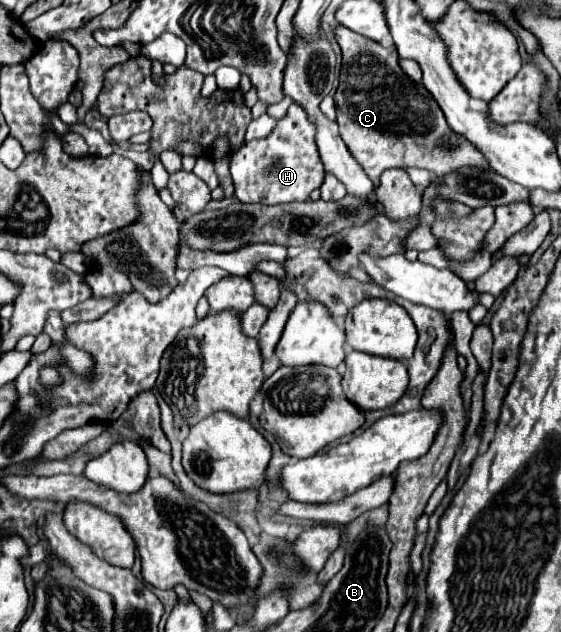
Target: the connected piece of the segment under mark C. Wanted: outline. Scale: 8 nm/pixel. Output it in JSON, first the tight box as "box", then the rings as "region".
{"box":[334,25,486,189],"region":[[[342,25],[336,27],[336,41],[342,49],[340,85],[334,95],[336,123],[342,127],[342,139],[372,179],[374,189],[382,171],[390,167],[424,167],[434,175],[442,175],[462,165],[486,167],[486,159],[450,131],[442,109],[424,85],[414,85],[398,65],[398,55],[384,49]]]}

